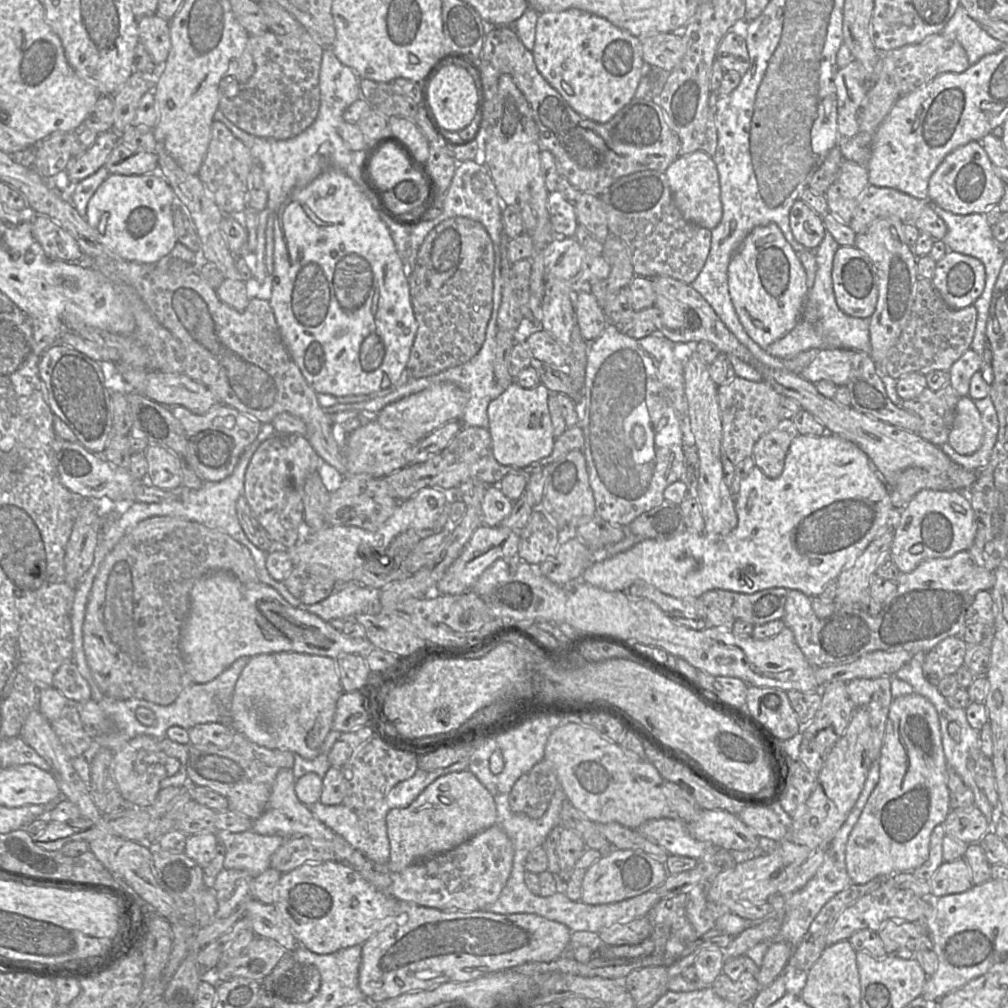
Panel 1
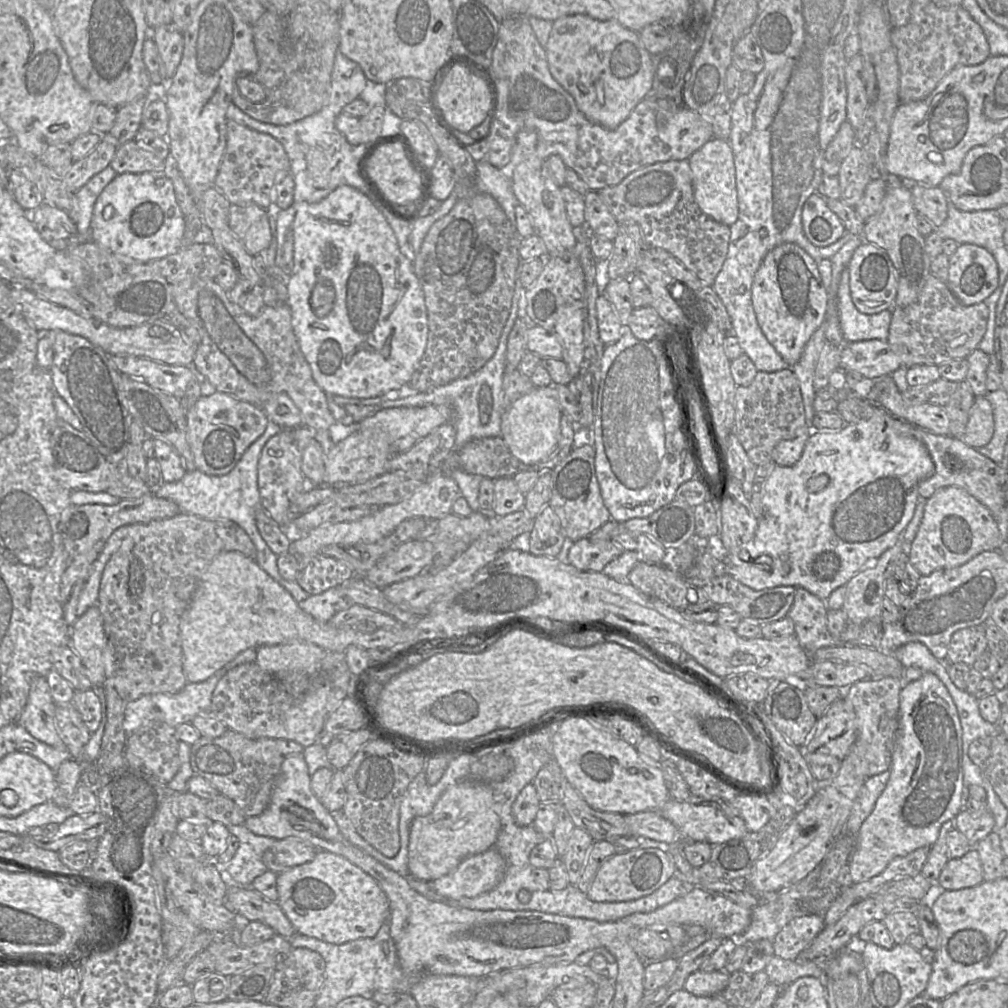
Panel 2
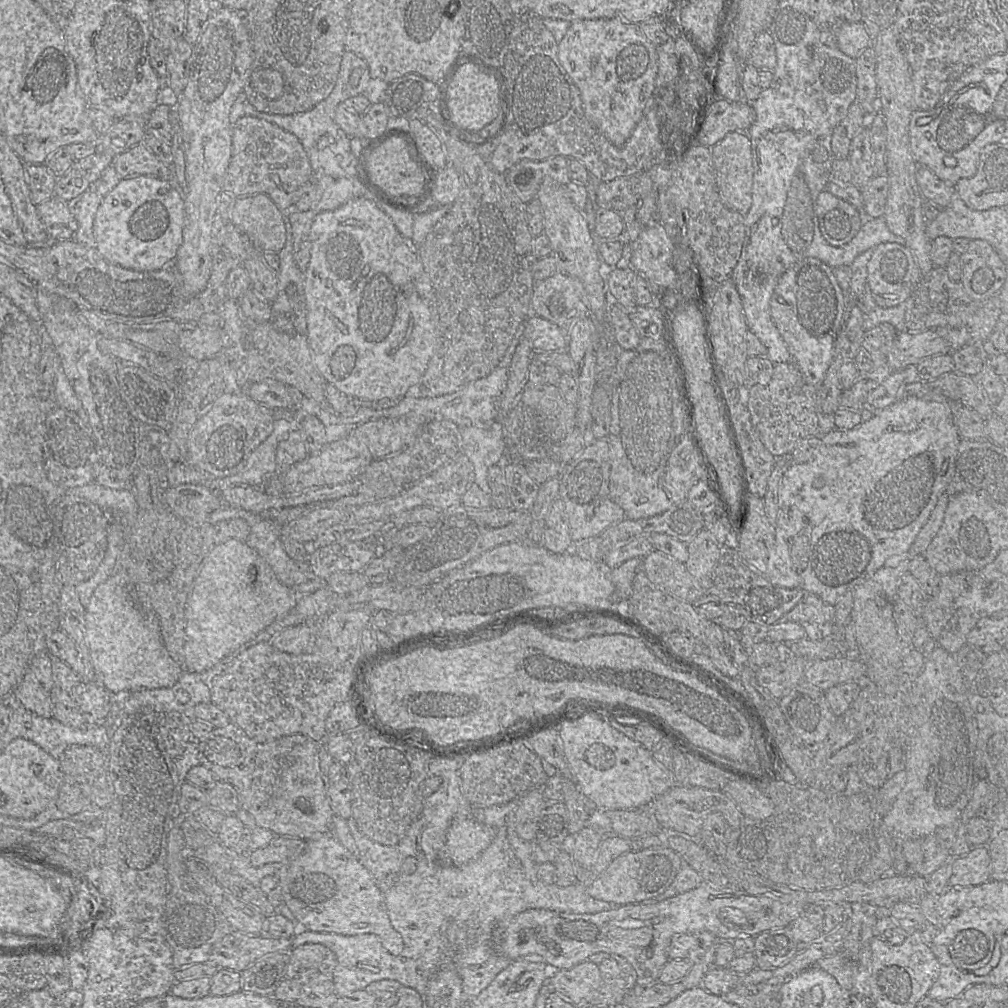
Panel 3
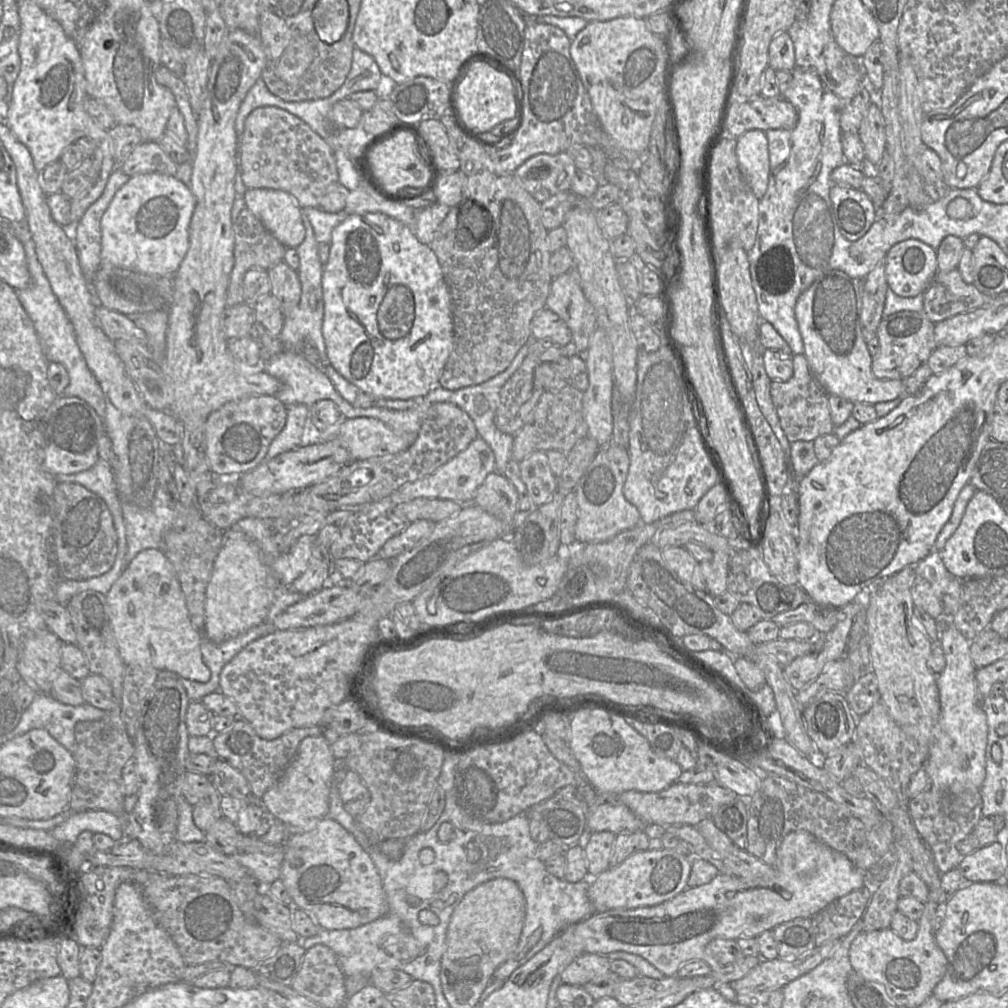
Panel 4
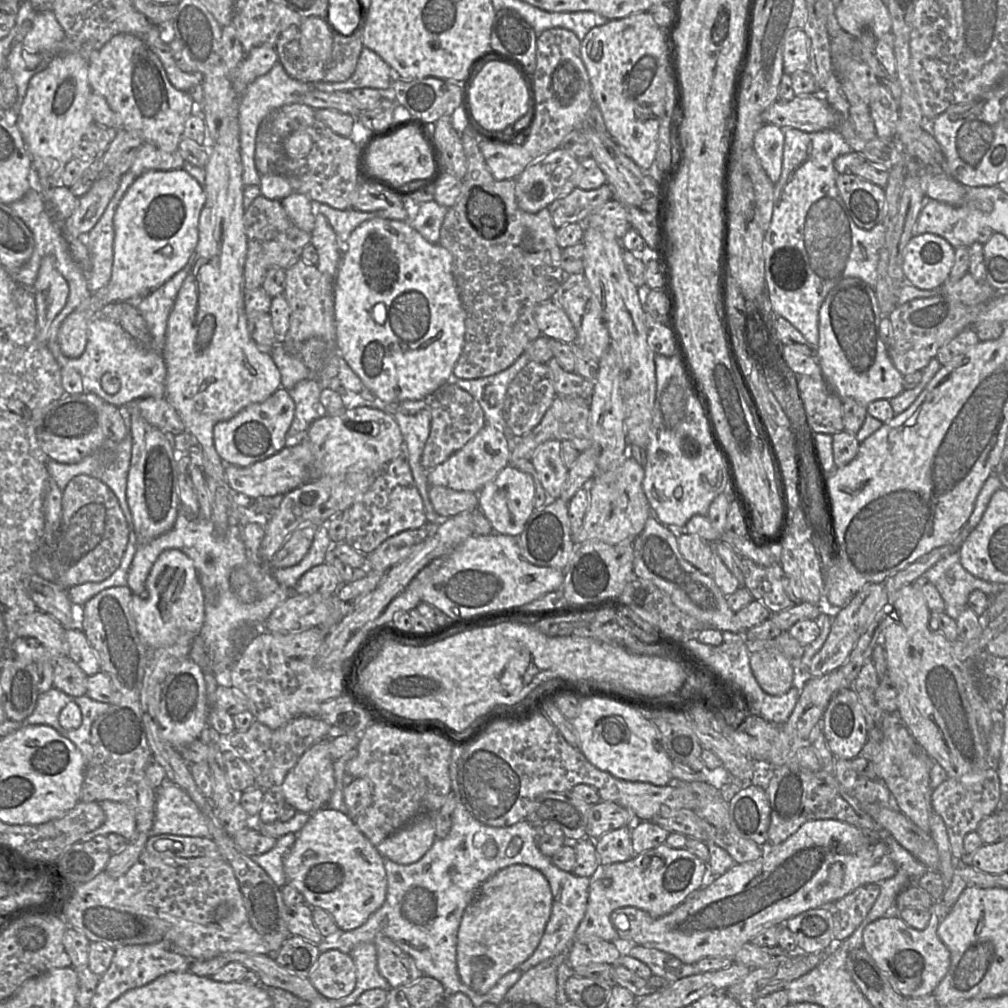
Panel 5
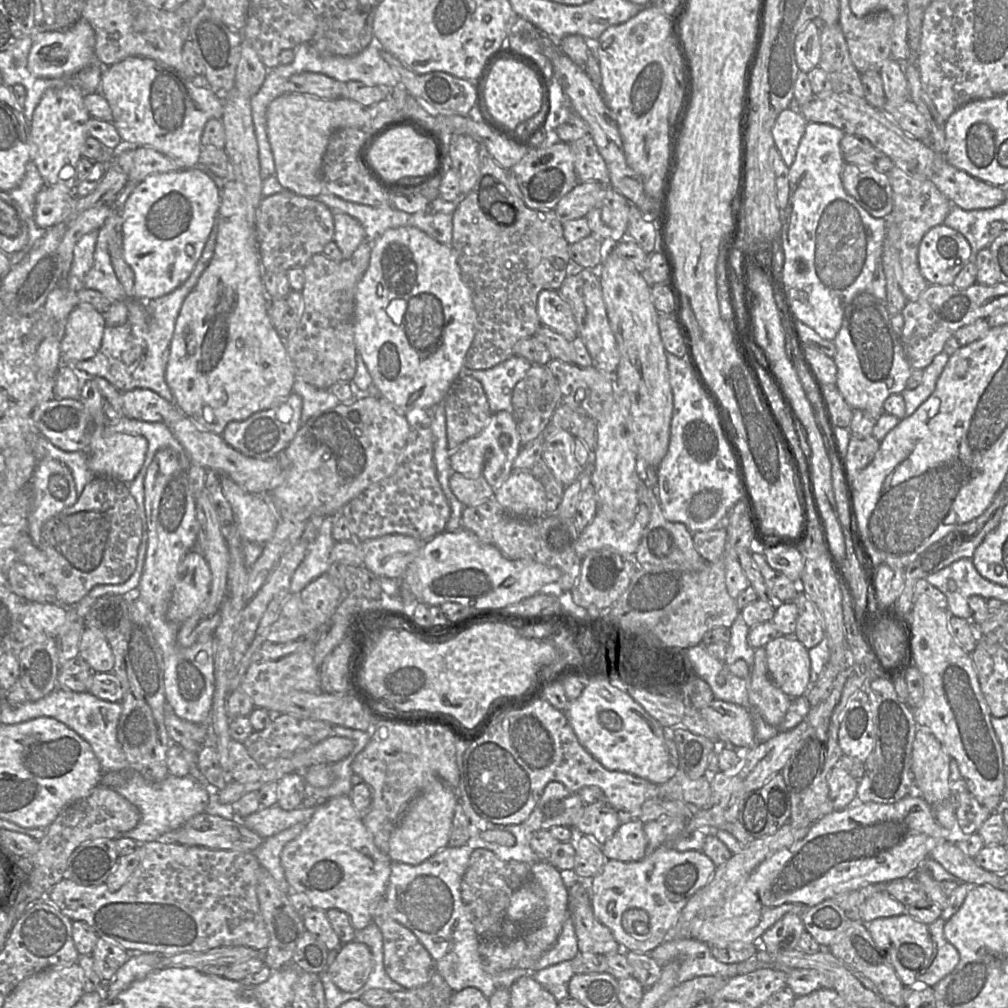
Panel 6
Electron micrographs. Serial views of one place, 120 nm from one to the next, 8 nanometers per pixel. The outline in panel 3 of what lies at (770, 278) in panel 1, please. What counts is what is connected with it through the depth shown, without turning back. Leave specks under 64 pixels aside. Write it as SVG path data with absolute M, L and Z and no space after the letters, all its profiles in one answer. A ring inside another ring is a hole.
M817 258L791 265L781 276L770 299L770 315L809 385L818 386L829 367L834 342L847 320L846 296L833 268Z

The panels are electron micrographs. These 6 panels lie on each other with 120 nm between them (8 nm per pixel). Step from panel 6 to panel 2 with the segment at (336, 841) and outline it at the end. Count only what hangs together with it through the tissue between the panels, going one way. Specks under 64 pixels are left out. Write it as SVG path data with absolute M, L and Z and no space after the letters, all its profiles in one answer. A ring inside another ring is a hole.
M317 850L315 857L278 874L277 903L296 933L332 943L343 944L359 938L370 938L378 943L384 953L395 947L390 934L391 917L389 901L380 885L362 869L346 858L324 850Z

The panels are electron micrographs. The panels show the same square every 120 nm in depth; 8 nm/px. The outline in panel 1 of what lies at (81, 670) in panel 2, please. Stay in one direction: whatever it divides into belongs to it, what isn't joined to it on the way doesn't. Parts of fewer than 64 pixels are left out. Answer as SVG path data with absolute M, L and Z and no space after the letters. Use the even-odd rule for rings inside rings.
M74 661L61 665L53 678L53 687L60 691L70 703L84 703L90 699L91 686L80 674Z

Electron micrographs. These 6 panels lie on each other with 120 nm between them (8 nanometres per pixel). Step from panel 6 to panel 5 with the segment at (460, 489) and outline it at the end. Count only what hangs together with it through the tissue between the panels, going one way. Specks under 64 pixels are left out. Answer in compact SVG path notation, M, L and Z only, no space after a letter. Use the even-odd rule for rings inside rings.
M433 486L429 488L428 495L434 511L442 518L478 508L478 493Z

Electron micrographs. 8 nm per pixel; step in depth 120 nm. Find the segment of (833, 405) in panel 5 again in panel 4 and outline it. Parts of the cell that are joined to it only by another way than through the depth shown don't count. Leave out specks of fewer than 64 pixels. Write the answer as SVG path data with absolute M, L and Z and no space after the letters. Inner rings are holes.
M803 354L793 355L793 375L787 381L772 382L770 396L775 406L780 426L790 443L814 441L833 432L835 425L830 416L827 394L814 378Z

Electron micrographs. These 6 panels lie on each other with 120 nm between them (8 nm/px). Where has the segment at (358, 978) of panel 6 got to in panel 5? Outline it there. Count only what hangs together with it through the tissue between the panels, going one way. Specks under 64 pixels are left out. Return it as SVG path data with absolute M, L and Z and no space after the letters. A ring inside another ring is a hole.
M327 950L320 953L308 978L322 996L341 999L355 989L356 967L350 954Z

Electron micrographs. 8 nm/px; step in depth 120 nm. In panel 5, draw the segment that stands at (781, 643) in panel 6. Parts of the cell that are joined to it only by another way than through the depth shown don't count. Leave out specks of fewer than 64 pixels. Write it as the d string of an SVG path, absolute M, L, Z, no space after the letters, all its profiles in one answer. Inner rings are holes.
M775 649L750 654L750 667L760 688L768 695L787 693L795 679L795 662Z

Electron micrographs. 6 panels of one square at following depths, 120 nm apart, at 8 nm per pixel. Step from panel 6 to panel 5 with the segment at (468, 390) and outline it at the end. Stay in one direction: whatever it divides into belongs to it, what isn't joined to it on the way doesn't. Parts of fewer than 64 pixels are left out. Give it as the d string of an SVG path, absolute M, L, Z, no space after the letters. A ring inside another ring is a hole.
M455 383L443 385L429 399L424 400L428 401L431 424L421 456L421 465L425 470L431 470L460 450L484 427L486 421L478 401Z

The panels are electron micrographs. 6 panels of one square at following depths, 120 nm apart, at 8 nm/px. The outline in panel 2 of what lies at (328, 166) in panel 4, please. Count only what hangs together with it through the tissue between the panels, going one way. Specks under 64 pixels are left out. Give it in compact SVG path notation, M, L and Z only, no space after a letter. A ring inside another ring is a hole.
M227 120L227 140L214 186L231 205L256 204L270 208L271 191L290 174L290 161L282 144L270 135L263 134Z

